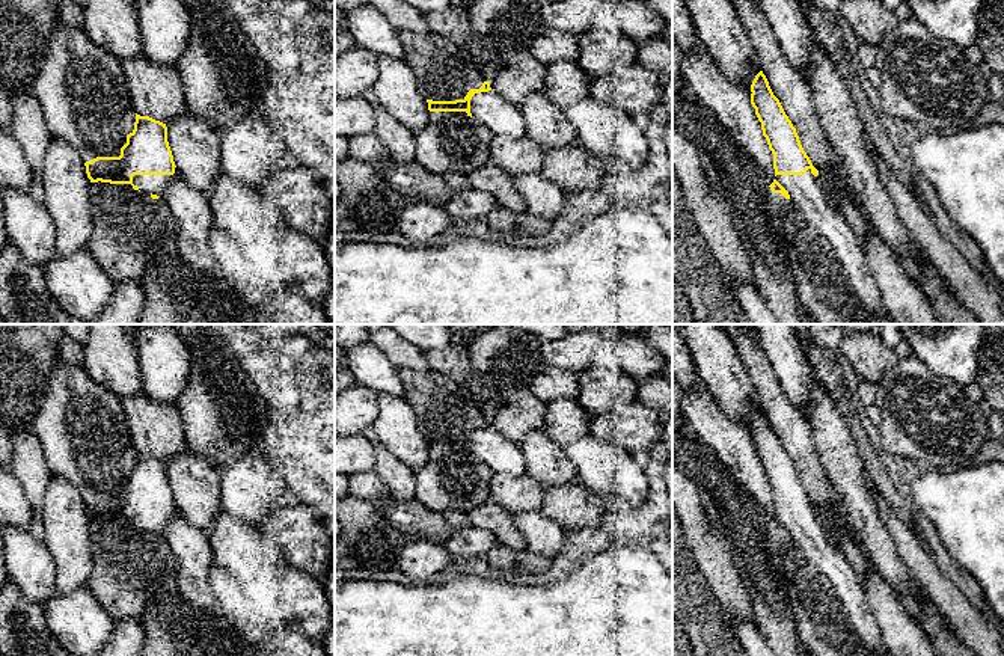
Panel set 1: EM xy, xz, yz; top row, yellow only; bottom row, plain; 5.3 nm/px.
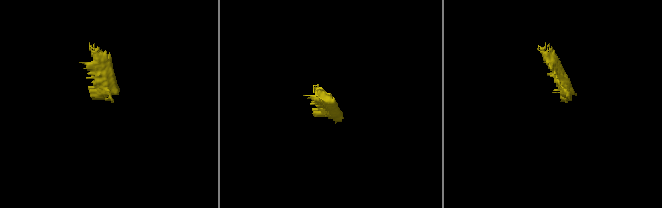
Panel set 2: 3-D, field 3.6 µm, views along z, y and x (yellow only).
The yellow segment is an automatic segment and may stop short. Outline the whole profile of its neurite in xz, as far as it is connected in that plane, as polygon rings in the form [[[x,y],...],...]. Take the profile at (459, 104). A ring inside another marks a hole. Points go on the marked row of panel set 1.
[[[484,81],[479,89],[470,89],[463,100],[427,100],[427,103],[430,112],[466,112],[467,116],[473,116],[479,124],[487,127],[493,136],[526,136],[526,124],[520,109],[502,100],[490,87],[490,81]]]

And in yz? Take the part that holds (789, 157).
[[[760,71],[751,84],[751,104],[773,154],[773,193],[790,199],[805,220],[834,249],[867,317],[886,314],[882,294],[862,250],[862,241],[843,213],[835,211],[817,182],[819,170],[804,151],[796,128]]]

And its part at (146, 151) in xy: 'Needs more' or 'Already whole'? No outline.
Needs more

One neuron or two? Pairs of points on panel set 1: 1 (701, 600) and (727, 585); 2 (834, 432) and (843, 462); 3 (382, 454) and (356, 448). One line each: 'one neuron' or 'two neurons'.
1: two neurons
2: one neuron
3: two neurons

